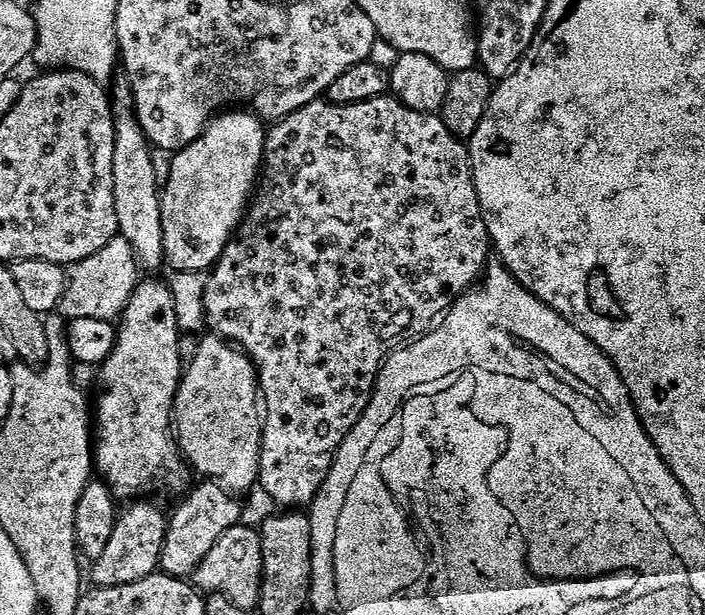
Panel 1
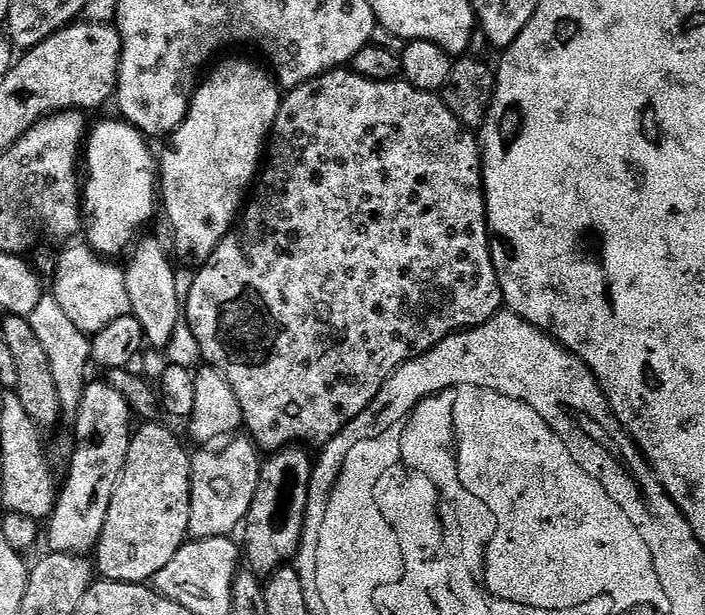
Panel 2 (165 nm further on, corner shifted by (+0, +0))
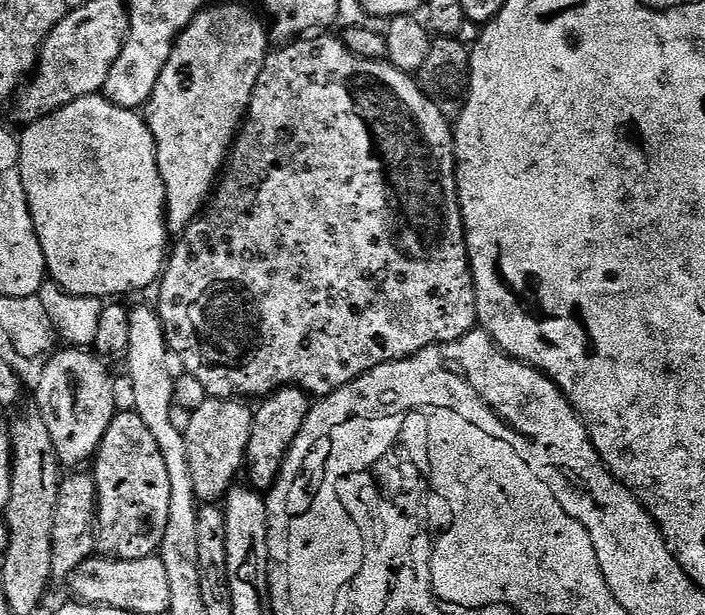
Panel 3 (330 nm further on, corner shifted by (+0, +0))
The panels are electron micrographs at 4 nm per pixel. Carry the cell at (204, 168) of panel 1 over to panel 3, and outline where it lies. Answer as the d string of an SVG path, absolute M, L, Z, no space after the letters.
M213 3L211 6L205 8L204 11L200 12L199 15L192 20L191 26L176 39L176 45L173 46L172 54L156 83L156 90L152 95L152 99L149 100L146 105L148 129L152 131L152 137L156 143L158 170L160 171L160 177L162 178L164 189L168 195L166 215L168 217L168 231L172 234L186 231L192 223L195 225L198 217L205 211L206 205L209 203L210 197L213 195L214 189L217 187L222 173L225 171L226 161L232 151L232 145L235 141L236 134L239 132L241 124L244 123L247 117L248 108L251 106L252 102L252 95L256 90L256 83L262 74L264 63L268 61L270 55L270 47L268 48L268 44L270 45L270 32L266 27L265 21L263 24L263 22L244 4L215 4L216 3Z

